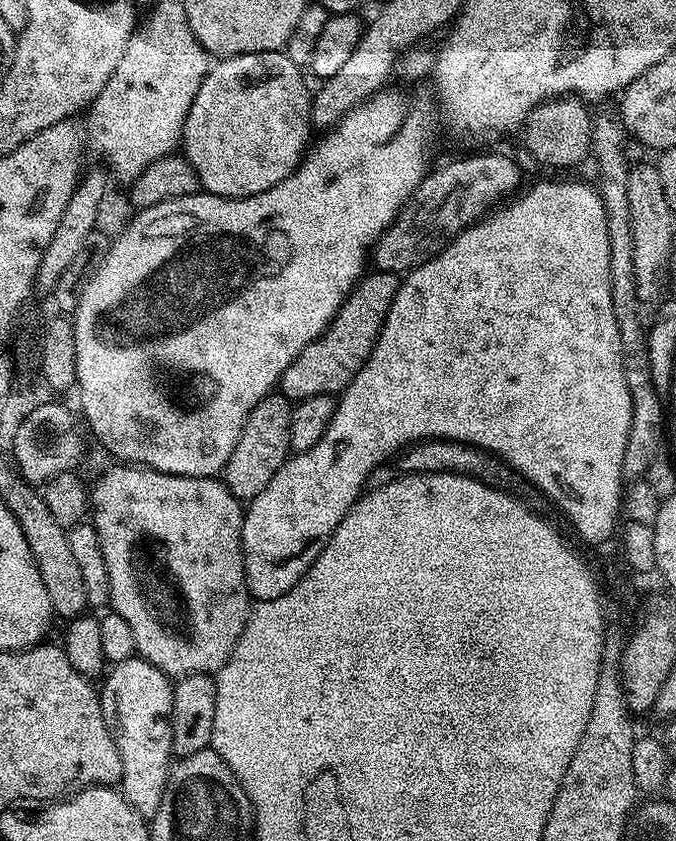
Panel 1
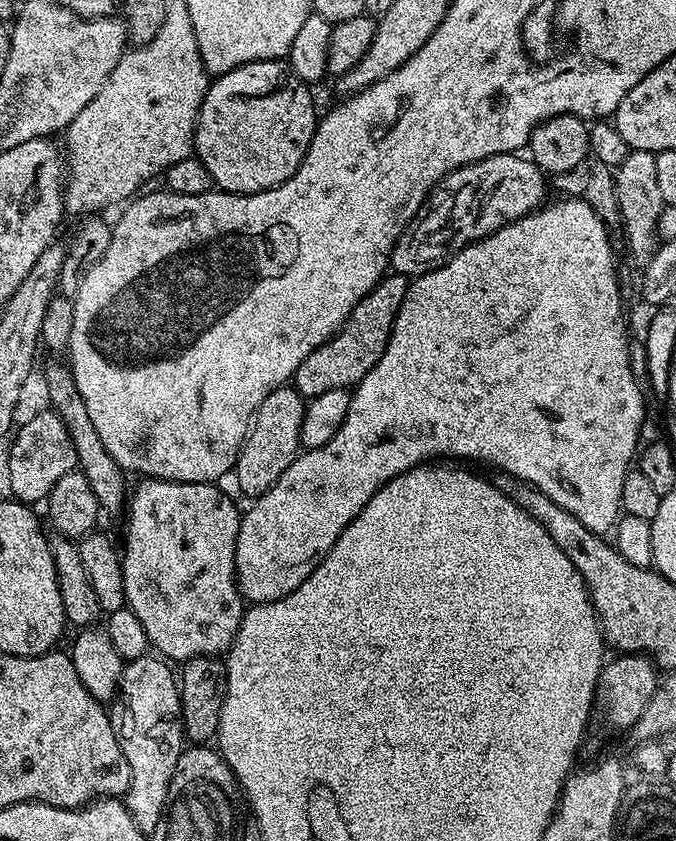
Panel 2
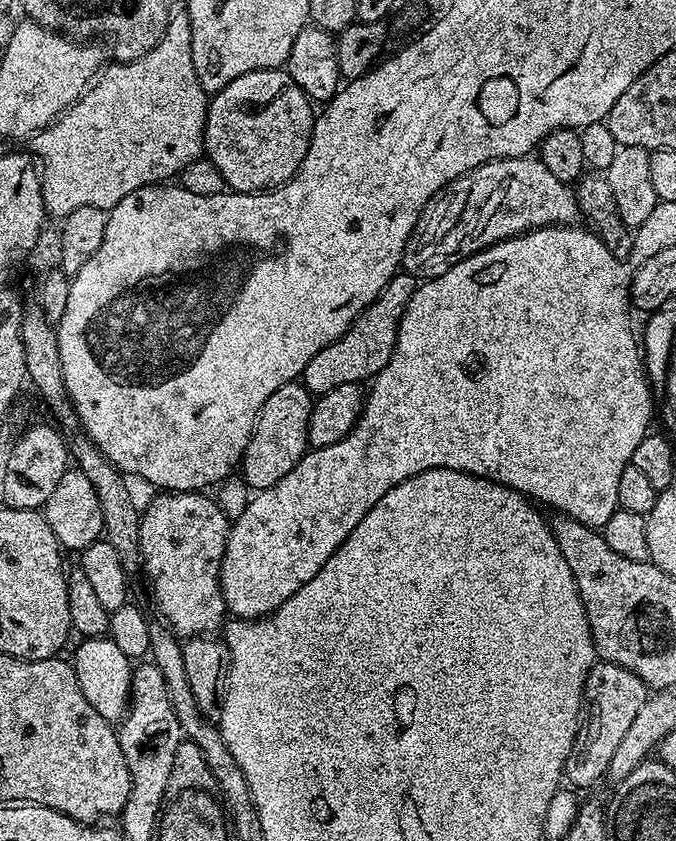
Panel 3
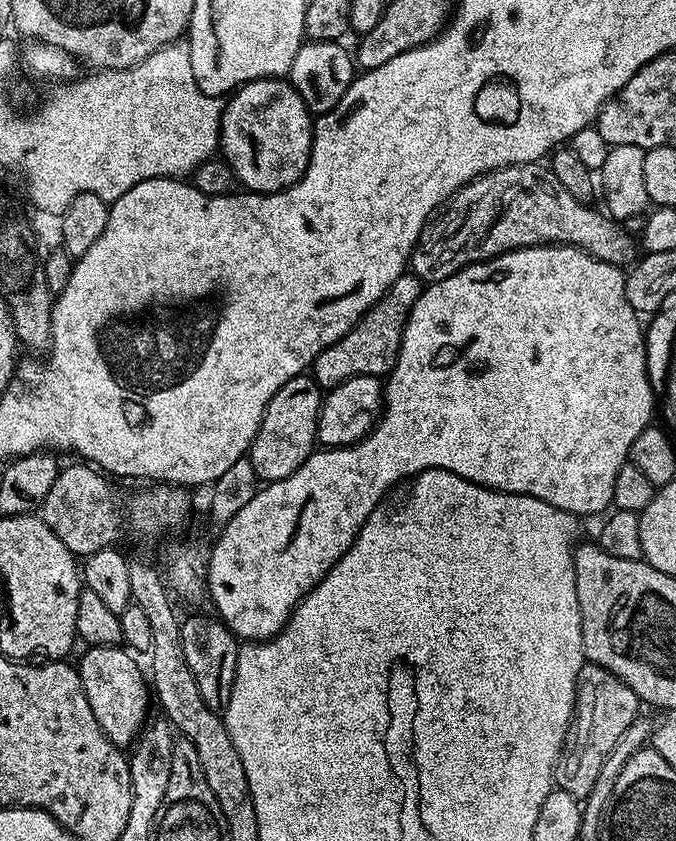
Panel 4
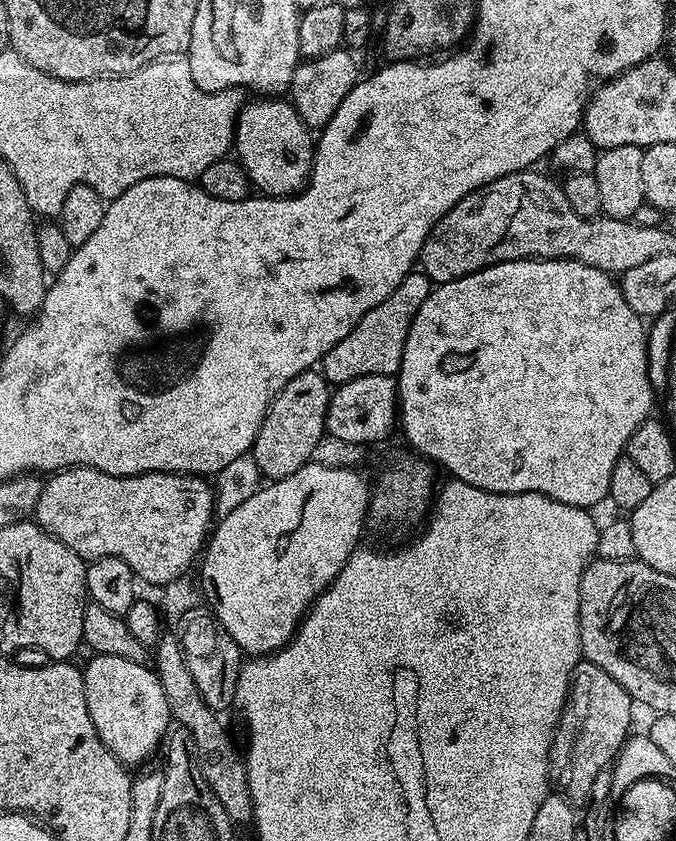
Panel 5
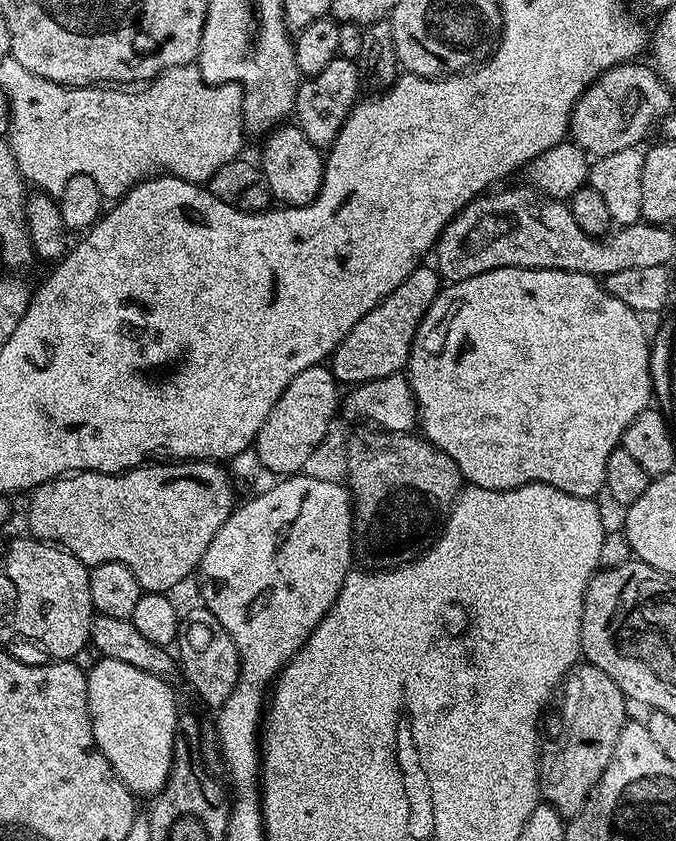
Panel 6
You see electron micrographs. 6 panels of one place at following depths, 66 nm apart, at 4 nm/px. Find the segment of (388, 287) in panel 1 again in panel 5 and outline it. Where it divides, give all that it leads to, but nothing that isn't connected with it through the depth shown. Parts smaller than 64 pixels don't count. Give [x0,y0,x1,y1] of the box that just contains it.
[322,270,434,386]

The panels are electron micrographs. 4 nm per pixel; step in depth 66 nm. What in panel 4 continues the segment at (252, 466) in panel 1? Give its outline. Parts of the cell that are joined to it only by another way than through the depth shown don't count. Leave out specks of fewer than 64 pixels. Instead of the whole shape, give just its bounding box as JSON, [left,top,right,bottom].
[250,375,322,482]

